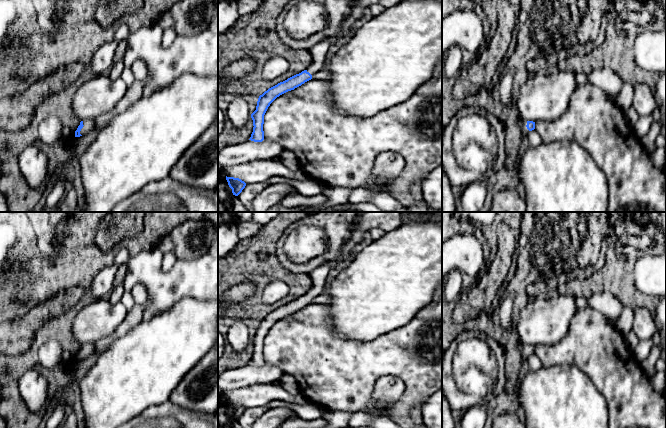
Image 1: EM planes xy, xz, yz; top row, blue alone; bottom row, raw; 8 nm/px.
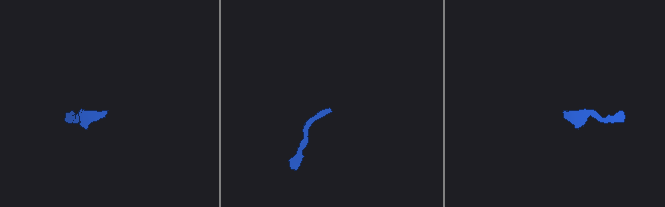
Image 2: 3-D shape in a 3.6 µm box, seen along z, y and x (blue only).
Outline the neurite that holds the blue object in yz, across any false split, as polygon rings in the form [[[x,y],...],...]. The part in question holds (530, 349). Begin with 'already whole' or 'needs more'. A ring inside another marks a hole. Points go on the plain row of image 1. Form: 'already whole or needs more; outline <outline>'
needs more; outline [[[522,344],[521,346],[521,355],[523,359],[529,358],[530,355],[535,353],[535,346],[533,345],[527,345],[527,344]]]

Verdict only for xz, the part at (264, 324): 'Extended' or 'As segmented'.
Extended

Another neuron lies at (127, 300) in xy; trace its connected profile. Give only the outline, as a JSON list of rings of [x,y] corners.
[[[125,292],[120,302],[125,306],[127,311],[130,311],[135,305],[135,301],[131,292]]]

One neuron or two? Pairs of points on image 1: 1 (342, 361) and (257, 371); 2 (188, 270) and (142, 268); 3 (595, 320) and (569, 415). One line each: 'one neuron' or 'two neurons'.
1: two neurons
2: one neuron
3: two neurons

